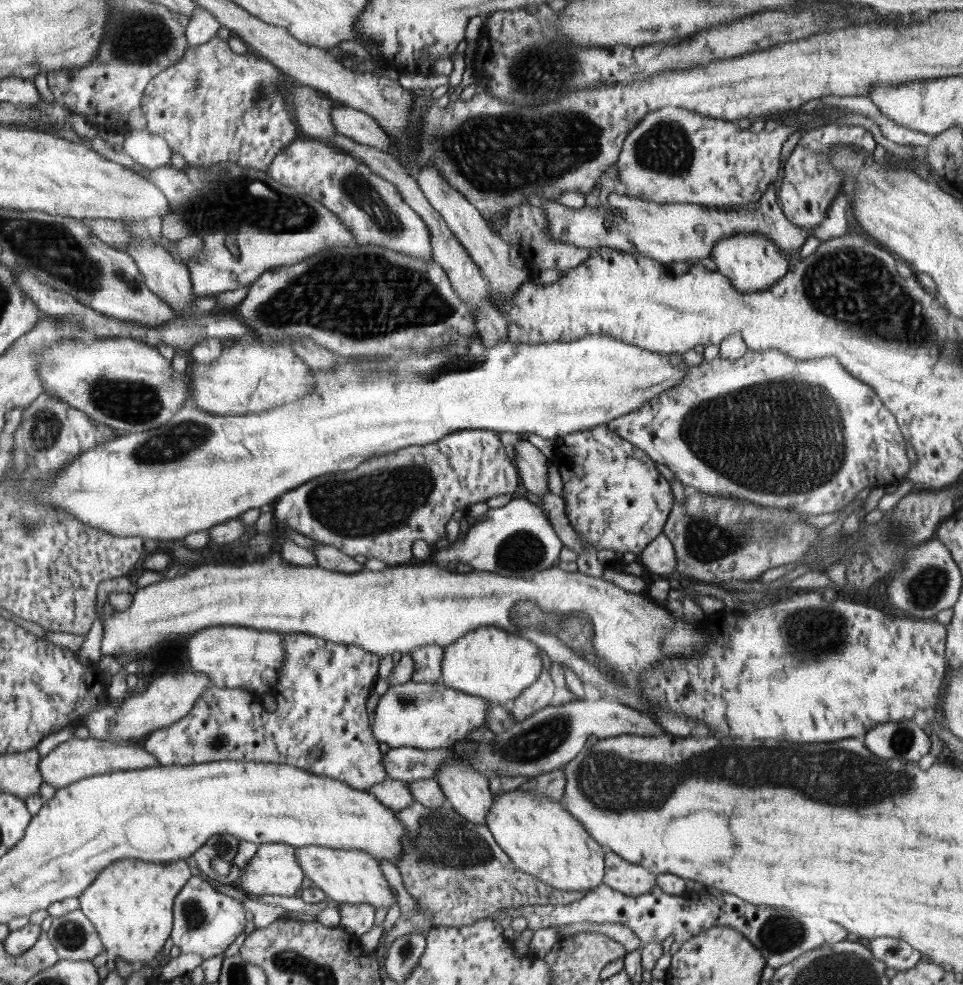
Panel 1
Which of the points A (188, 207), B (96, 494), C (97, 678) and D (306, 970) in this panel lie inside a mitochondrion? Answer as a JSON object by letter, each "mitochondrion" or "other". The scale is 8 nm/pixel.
{"A":"mitochondrion","B":"other","C":"other","D":"mitochondrion"}

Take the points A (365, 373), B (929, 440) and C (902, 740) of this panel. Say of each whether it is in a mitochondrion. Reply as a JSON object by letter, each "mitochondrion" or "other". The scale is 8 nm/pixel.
{"A":"mitochondrion","B":"other","C":"mitochondrion"}

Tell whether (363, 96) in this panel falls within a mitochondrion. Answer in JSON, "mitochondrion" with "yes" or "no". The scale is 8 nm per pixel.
{"mitochondrion":"no"}

